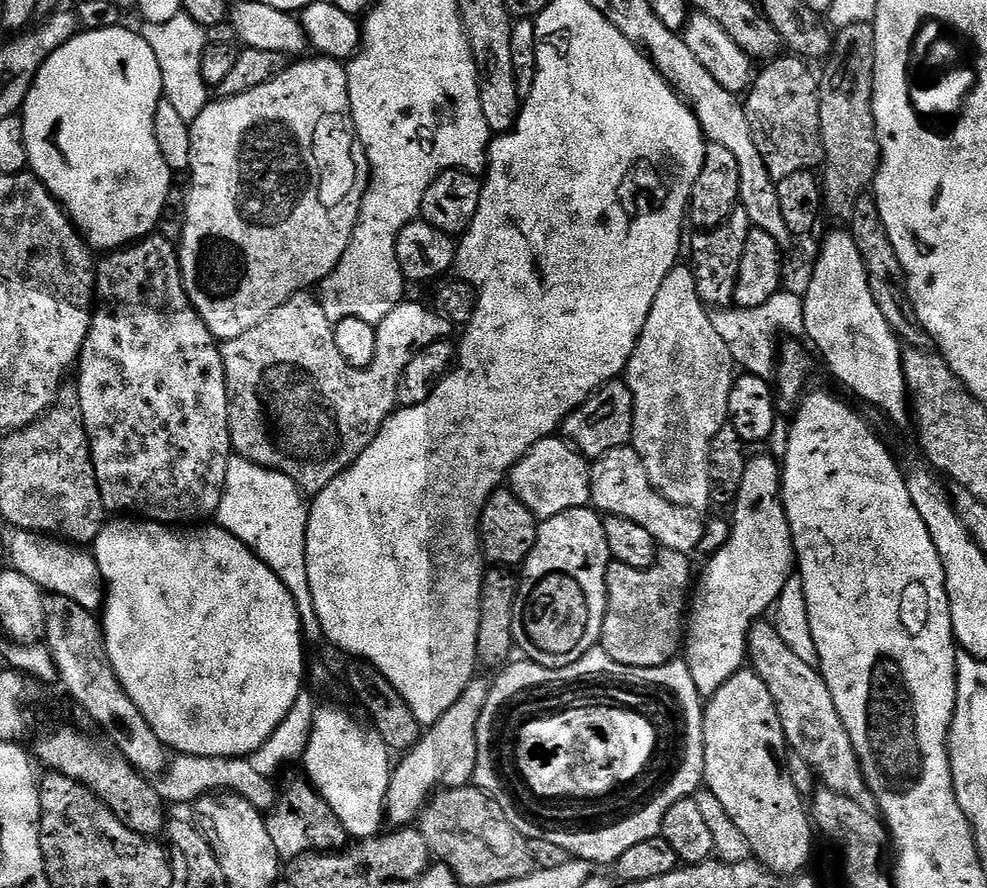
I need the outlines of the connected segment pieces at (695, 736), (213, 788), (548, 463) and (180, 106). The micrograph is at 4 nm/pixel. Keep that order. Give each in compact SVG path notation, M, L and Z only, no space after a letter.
M599 647L592 648L582 658L578 658L578 662L574 662L570 666L565 668L558 668L560 676L564 676L564 680L571 679L572 676L580 676L581 673L588 672L600 672L604 669L605 672L616 672L617 674L623 674L626 678L633 678L638 682L653 682L660 684L668 684L670 688L675 688L680 696L681 700L685 700L688 709L688 720L691 721L691 727L689 728L689 735L691 736L692 752L688 752L688 762L684 766L684 770L680 773L680 776L676 777L676 782L672 784L672 788L668 789L668 792L664 792L664 796L660 797L652 807L648 808L648 811L642 812L640 816L636 816L636 819L632 819L625 824L621 824L620 827L612 829L612 831L598 832L598 833L585 833L585 836L567 836L563 833L553 833L549 837L548 842L554 846L558 846L562 850L566 850L566 854L569 858L574 860L585 860L588 864L593 866L599 866L599 864L608 864L608 866L615 865L618 858L622 858L622 854L626 854L626 850L630 850L634 845L647 842L648 839L654 838L660 835L662 830L662 818L666 818L666 810L670 810L670 806L674 806L674 802L682 802L689 798L695 797L696 793L701 791L704 784L704 705L705 701L702 699L698 686L694 686L694 677L690 674L690 666L688 661L683 658L677 658L671 660L669 664L663 664L662 666L654 666L653 668L625 668L622 666L622 662L614 662L614 658L610 658L610 654L606 654Z
M176 754L171 757L168 767L160 773L154 787L158 790L160 797L169 805L188 804L188 806L192 806L203 796L209 796L211 792L233 792L242 798L246 798L246 802L250 802L250 806L254 806L260 812L267 814L272 811L278 799L278 788L272 784L275 784L273 777L257 774L251 759L242 756L182 756Z
M553 434L539 440L510 473L512 493L541 521L566 510L587 508L592 504L592 468L589 457L572 447L567 439Z
M181 12L162 24L145 23L140 30L145 42L154 50L162 72L163 97L174 106L182 120L191 124L210 102L210 89L202 78L201 60L207 44L206 31Z

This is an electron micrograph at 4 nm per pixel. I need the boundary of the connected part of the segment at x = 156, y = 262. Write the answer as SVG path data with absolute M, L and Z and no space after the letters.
M160 235L146 236L127 248L113 250L103 257L104 261L102 259L99 261L96 270L92 325L86 334L86 342L82 346L78 361L78 373L80 372L78 387L84 425L88 431L92 461L105 509L112 514L131 514L136 518L155 520L158 524L192 526L197 522L207 521L204 520L207 516L215 517L222 502L222 494L226 486L226 470L234 455L228 417L228 387L220 344L206 326L206 322L202 322L202 318L194 310L184 289L177 245L173 241L171 244L166 237Z

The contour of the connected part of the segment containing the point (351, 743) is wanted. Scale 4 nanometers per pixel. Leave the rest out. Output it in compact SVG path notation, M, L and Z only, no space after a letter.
M336 706L319 707L313 713L311 734L302 761L307 781L334 810L354 840L368 839L381 833L381 826L386 822L384 804L393 769L391 749L379 735L365 728Z

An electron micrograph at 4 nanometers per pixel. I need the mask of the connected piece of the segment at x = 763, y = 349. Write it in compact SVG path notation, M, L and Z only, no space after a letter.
M781 290L769 301L756 307L708 308L708 317L714 330L721 335L730 350L733 363L744 372L754 373L758 377L769 379L778 362L778 343L782 332L788 332L792 338L805 333L805 306L801 293Z

